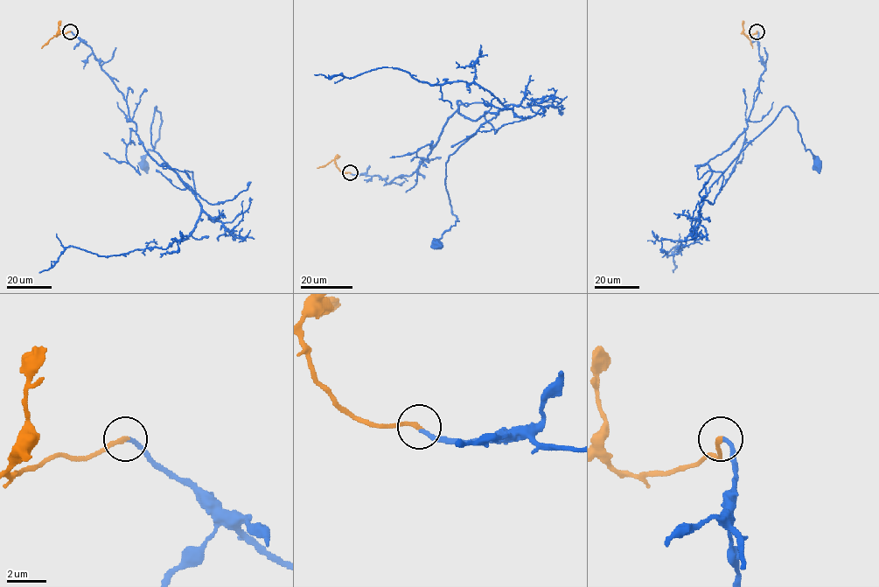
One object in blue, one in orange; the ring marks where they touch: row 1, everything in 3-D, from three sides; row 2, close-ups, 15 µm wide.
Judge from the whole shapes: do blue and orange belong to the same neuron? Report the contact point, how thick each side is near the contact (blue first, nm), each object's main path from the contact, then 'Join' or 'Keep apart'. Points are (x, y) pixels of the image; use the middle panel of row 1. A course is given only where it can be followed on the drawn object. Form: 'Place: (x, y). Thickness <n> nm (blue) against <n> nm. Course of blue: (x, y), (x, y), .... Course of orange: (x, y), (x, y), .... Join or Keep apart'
Place: (350, 172). Thickness 190 nm (blue) against 220 nm. Course of blue: (350, 173), (410, 176), (456, 111), (476, 120), (504, 107), (473, 83), (393, 67), (314, 74). Course of orange: (350, 173), (342, 172), (331, 160), (317, 168). Join

